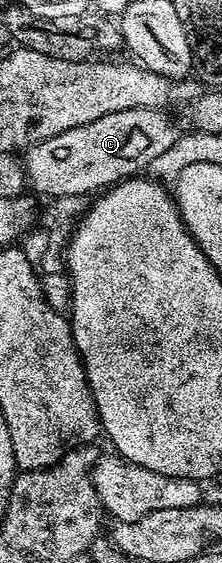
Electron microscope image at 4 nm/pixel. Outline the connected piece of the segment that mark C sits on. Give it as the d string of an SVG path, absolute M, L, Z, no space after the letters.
M165 108L115 110L115 114L103 114L103 118L95 118L95 122L75 126L63 134L55 134L55 138L40 140L23 156L28 185L34 188L34 193L42 192L48 198L83 196L85 193L97 194L108 190L114 184L144 173L149 164L159 158L159 154L166 153L179 139L177 124L167 113Z

